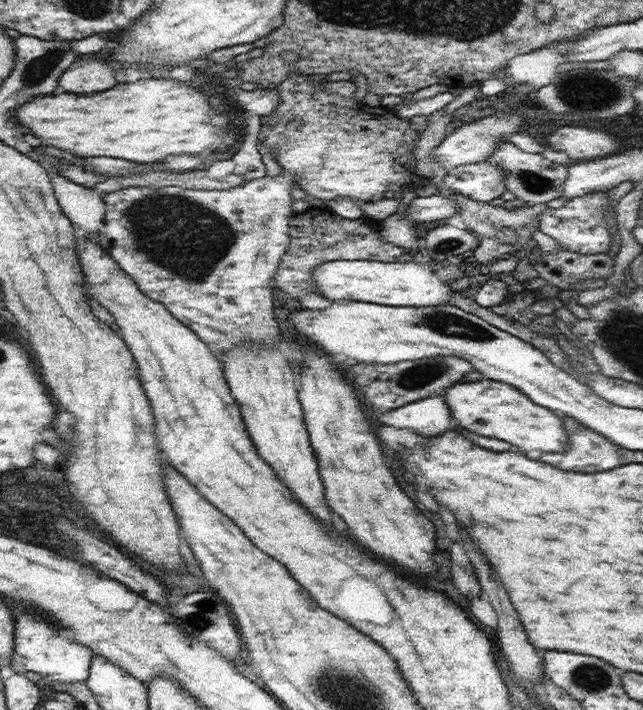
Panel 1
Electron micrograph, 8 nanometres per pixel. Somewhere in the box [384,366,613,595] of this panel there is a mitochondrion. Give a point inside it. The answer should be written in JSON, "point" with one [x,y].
{"point":[480,423]}

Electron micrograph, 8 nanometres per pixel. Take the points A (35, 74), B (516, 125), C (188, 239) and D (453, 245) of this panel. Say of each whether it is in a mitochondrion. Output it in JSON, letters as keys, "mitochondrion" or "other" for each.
{"A":"mitochondrion","B":"other","C":"mitochondrion","D":"mitochondrion"}

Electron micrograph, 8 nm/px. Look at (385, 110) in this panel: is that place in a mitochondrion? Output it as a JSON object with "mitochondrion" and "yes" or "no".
{"mitochondrion":"no"}

